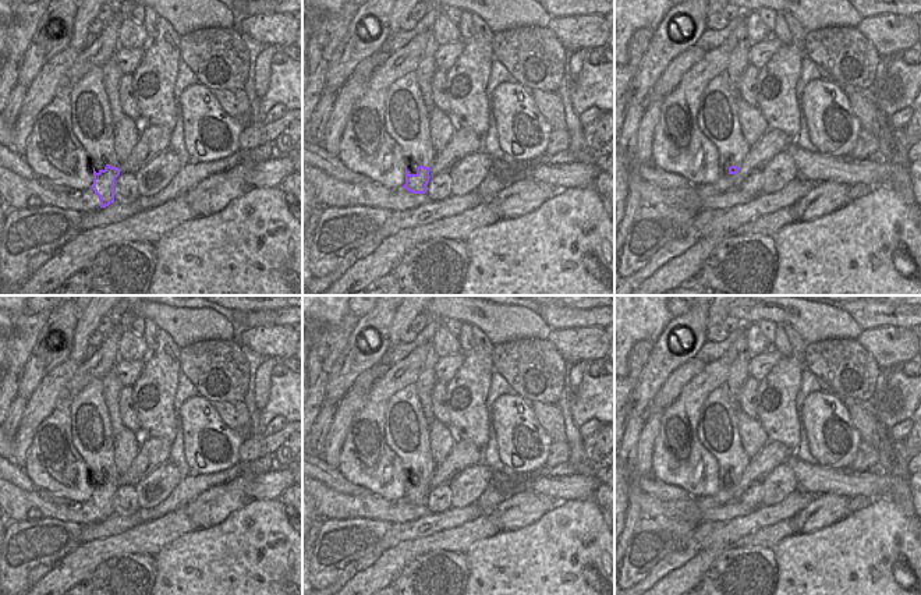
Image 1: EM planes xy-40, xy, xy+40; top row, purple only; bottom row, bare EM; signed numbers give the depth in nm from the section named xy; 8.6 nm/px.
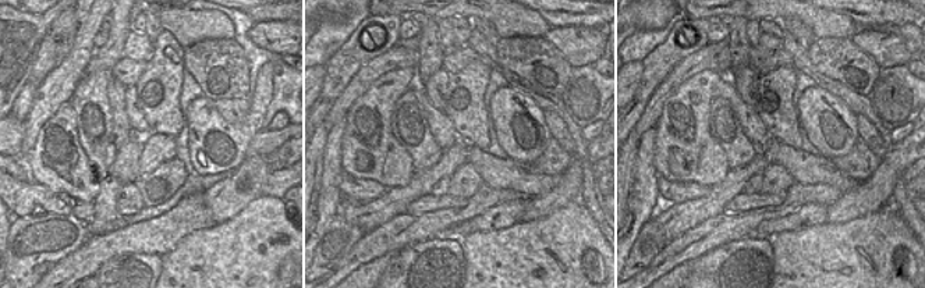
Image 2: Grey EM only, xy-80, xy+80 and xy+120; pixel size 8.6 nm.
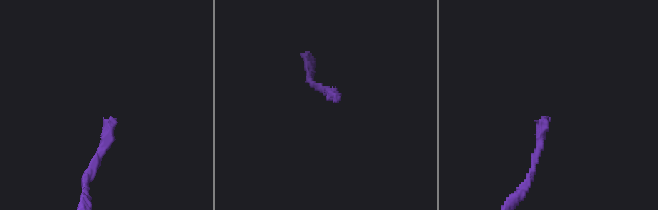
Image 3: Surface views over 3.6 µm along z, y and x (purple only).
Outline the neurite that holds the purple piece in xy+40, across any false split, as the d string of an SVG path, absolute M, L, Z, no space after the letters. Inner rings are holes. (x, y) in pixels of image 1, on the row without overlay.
M726 385L712 390L701 407L697 438L716 458L719 488L737 486L750 463L741 446L733 397Z

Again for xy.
M414 385L398 390L385 410L385 440L401 458L405 496L412 506L425 506L429 482L436 468L429 449L428 421Z

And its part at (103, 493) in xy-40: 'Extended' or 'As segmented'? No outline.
Extended

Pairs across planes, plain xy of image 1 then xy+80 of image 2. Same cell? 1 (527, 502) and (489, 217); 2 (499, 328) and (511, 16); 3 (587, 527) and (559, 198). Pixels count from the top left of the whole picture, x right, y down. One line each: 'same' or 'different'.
1: same
2: same
3: different

